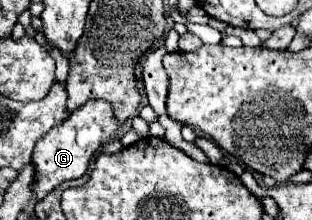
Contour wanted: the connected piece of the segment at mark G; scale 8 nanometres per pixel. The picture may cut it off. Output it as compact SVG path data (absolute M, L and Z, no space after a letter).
M91 99L79 109L75 109L65 121L55 125L49 133L45 133L37 141L33 153L33 165L37 171L33 189L37 193L37 199L43 199L51 189L55 189L55 185L87 173L95 153L105 143L109 143L109 139L117 133L117 129L121 129L121 121L115 117L113 107L103 99Z

